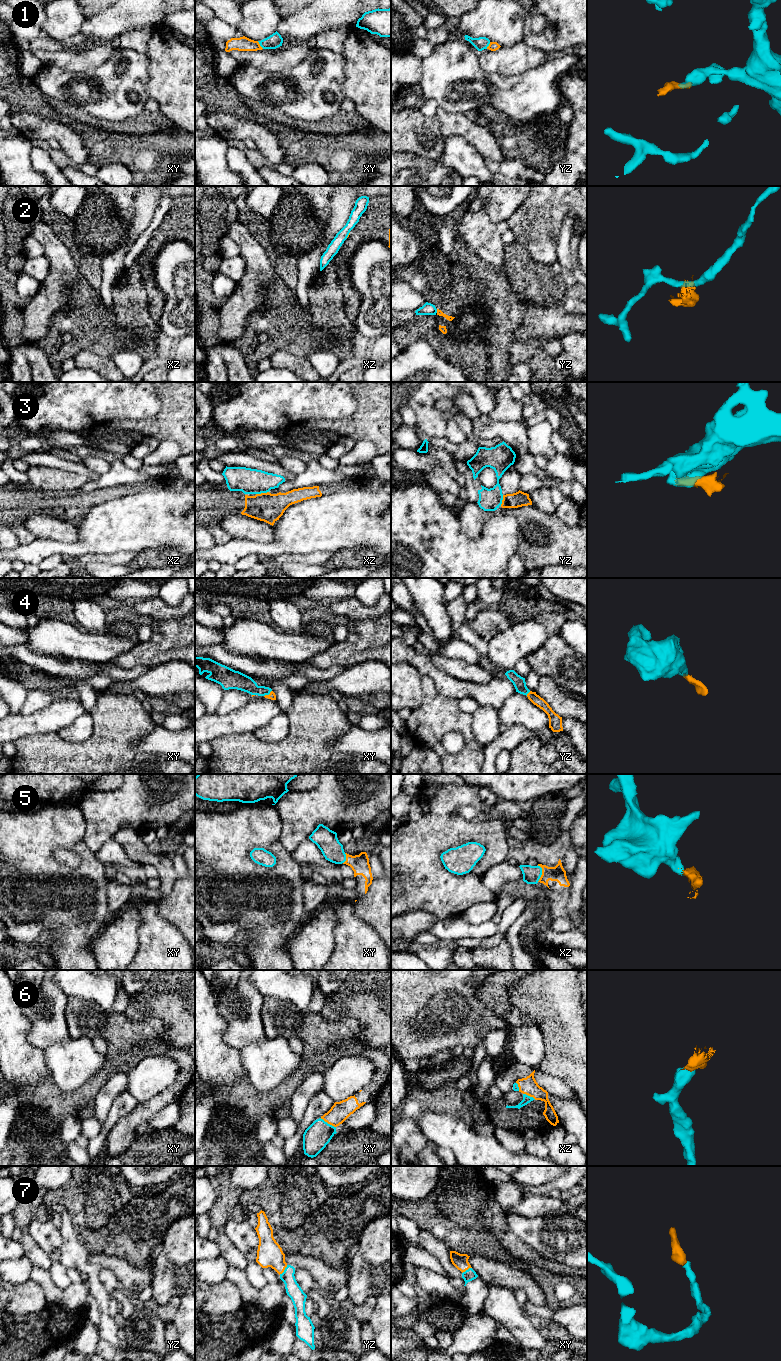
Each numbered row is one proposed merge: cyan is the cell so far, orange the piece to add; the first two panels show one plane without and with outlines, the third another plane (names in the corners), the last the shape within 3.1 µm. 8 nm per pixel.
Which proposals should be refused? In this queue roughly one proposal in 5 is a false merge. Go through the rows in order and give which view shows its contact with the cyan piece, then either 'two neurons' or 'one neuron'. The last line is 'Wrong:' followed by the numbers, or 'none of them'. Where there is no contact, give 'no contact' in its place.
1: contact in xy; two neurons
2: contact in yz; two neurons
3: contact in xz; two neurons
4: contact in xy; one neuron
5: contact in xz; one neuron
6: contact in xy; one neuron
7: contact in yz; one neuron
Wrong: 1, 2, 3

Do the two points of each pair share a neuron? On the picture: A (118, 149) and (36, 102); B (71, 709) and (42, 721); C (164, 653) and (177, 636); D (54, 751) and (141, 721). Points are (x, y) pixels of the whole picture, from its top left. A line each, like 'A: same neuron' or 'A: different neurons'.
A: same neuron
B: same neuron
C: same neuron
D: same neuron

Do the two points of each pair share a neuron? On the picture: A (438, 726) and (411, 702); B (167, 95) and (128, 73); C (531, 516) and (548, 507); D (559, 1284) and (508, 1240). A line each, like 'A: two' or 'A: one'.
A: two
B: two
C: two
D: two

